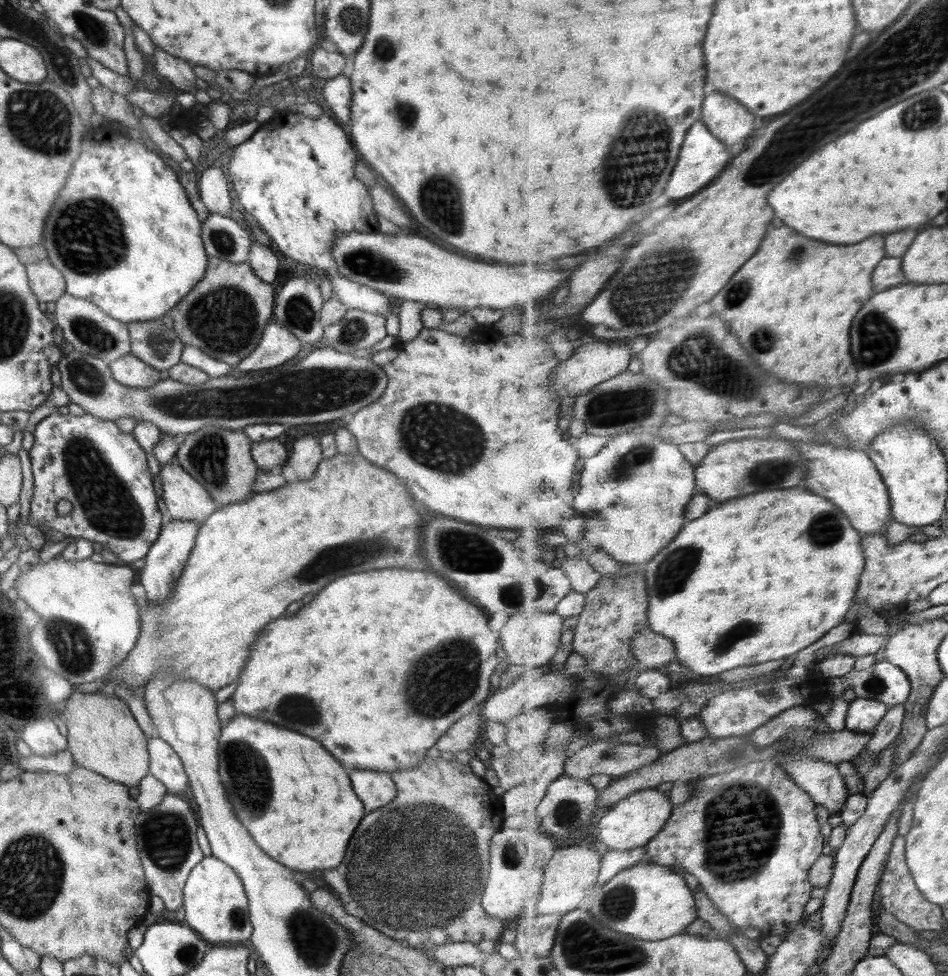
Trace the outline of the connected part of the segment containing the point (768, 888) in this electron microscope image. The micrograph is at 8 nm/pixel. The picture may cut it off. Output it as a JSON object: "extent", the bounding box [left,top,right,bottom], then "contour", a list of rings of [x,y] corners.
{"extent":[644,760,828,938],"contour":[[[760,760],[742,769],[738,768],[725,774],[703,777],[698,780],[695,791],[689,796],[689,799],[684,804],[675,808],[673,816],[670,817],[665,829],[649,842],[647,845],[648,852],[644,860],[687,871],[695,875],[703,889],[720,907],[720,911],[740,928],[753,928],[763,938],[788,935],[804,924],[807,919],[807,913],[804,909],[808,906],[808,902],[812,900],[813,890],[816,888],[815,884],[811,881],[811,873],[818,859],[824,855],[824,844],[826,844],[824,836],[828,833],[828,830],[827,827],[820,826],[820,820],[818,820],[816,815],[818,805],[813,799],[813,795],[809,791],[804,790],[802,785],[798,784],[796,779],[790,775],[790,772],[785,767],[779,765],[776,760]]]}

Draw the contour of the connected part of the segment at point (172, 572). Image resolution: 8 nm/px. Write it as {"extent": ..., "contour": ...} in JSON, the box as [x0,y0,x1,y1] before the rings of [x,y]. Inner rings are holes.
{"extent":[140,520,200,604],"contour":[[[174,520],[163,525],[158,538],[151,544],[150,550],[144,557],[145,566],[140,571],[140,584],[145,588],[145,598],[149,599],[151,604],[164,602],[175,590],[179,576],[186,566],[192,547],[200,530],[199,522]]]}

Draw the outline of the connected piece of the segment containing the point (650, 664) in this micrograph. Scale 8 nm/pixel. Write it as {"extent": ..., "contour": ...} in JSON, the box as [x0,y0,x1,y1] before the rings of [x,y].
{"extent":[632,628,678,671],"contour":[[[651,628],[634,635],[632,650],[641,670],[647,671],[678,660],[673,640]]]}

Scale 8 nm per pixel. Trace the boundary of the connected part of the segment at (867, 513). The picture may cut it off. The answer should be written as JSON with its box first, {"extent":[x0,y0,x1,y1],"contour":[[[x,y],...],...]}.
{"extent":[793,440,893,534],"contour":[[[798,440],[793,441],[793,443],[797,446],[795,449],[798,450],[798,454],[802,453],[809,464],[807,482],[810,490],[841,506],[860,532],[865,532],[865,534],[886,534],[888,520],[893,518],[893,502],[891,501],[889,486],[885,483],[881,470],[868,451],[852,447],[834,446],[833,444],[820,444],[809,440]]]}

